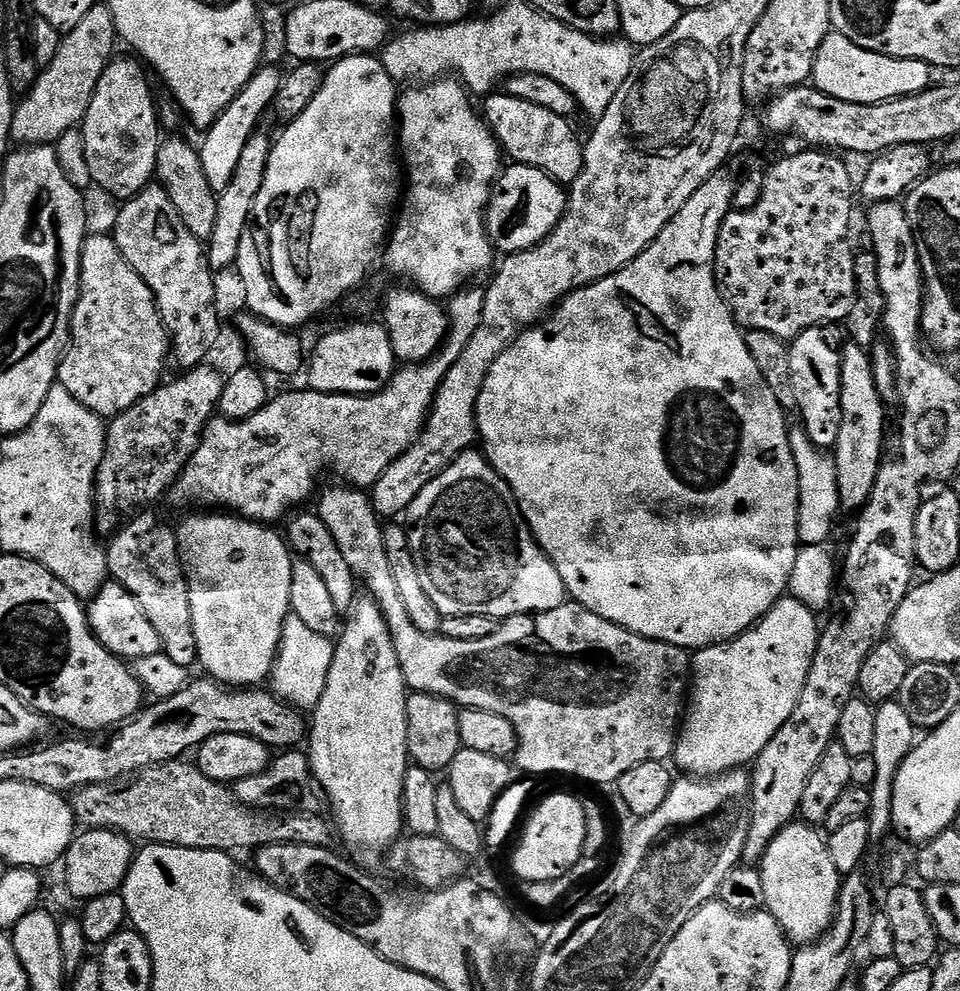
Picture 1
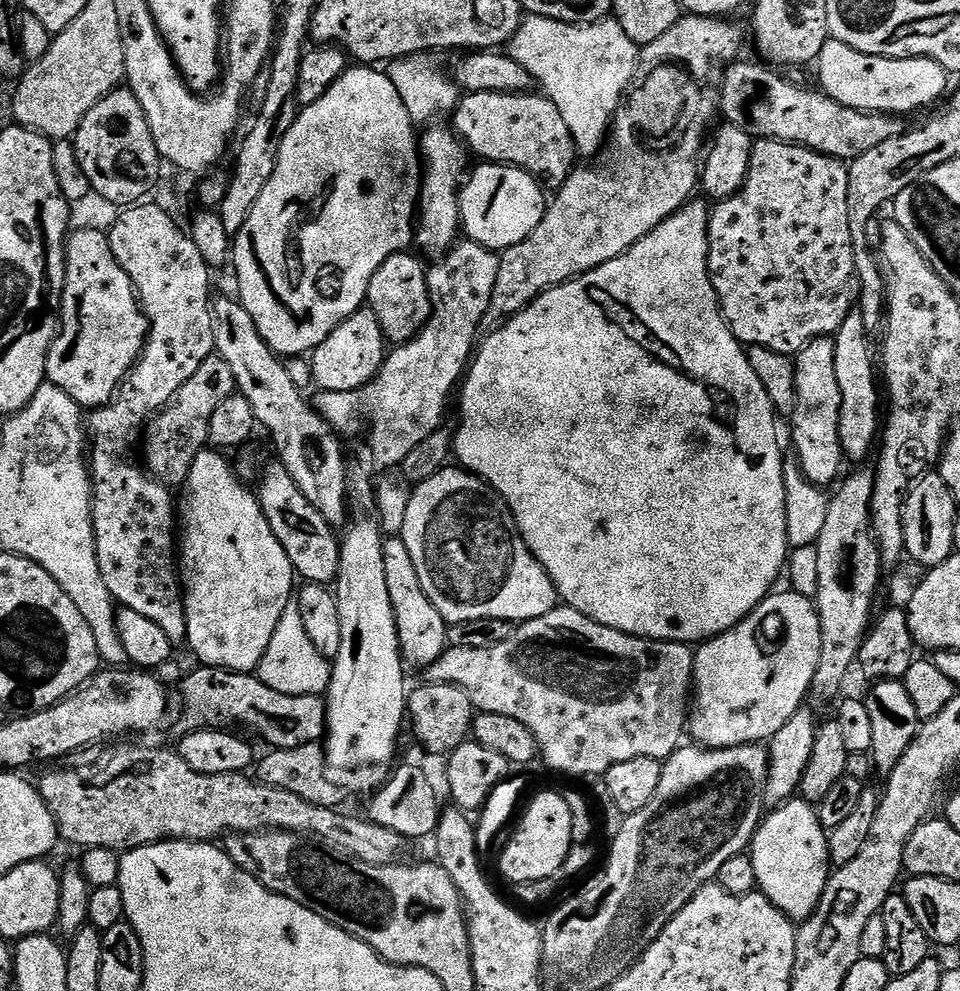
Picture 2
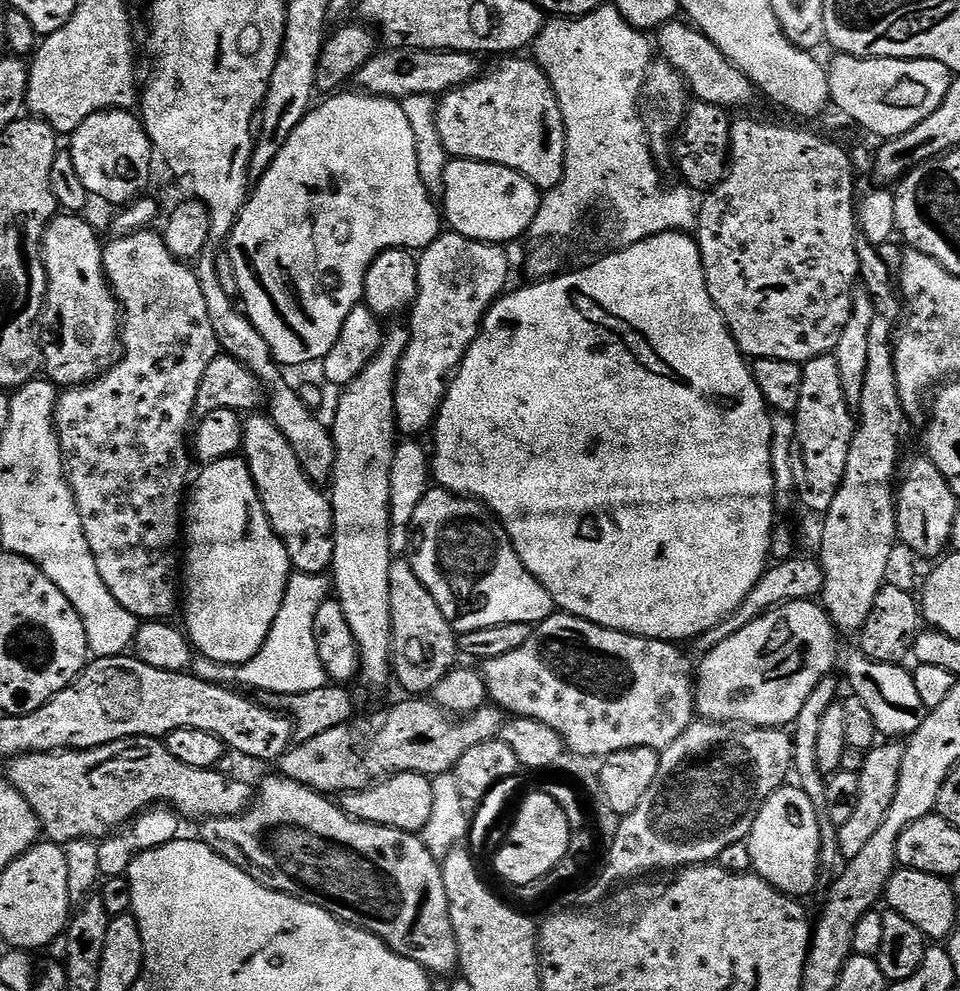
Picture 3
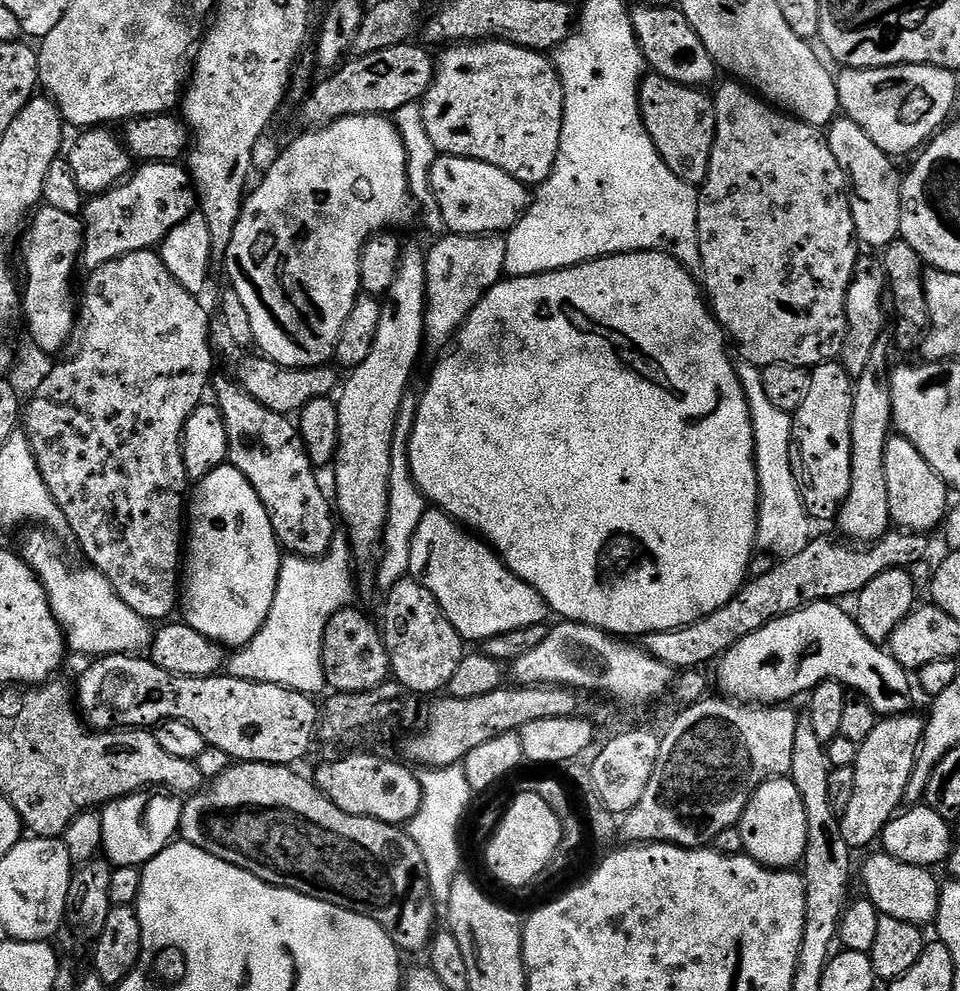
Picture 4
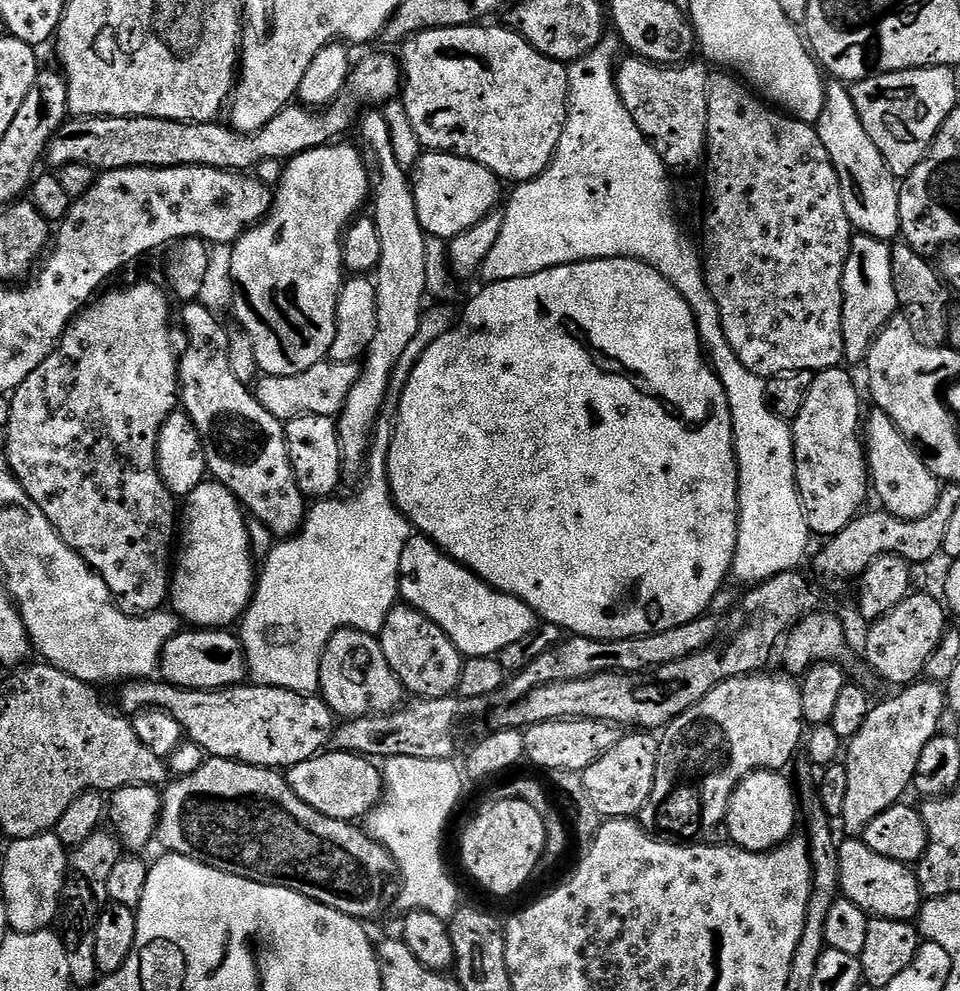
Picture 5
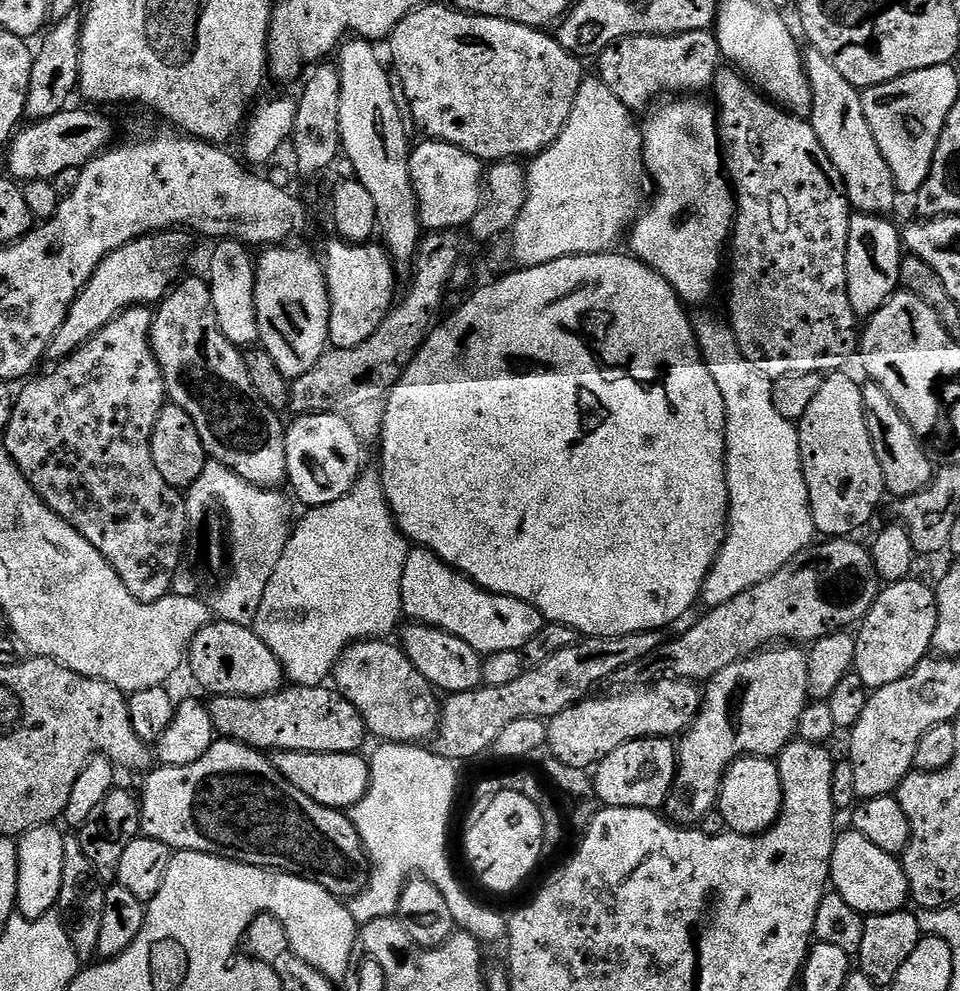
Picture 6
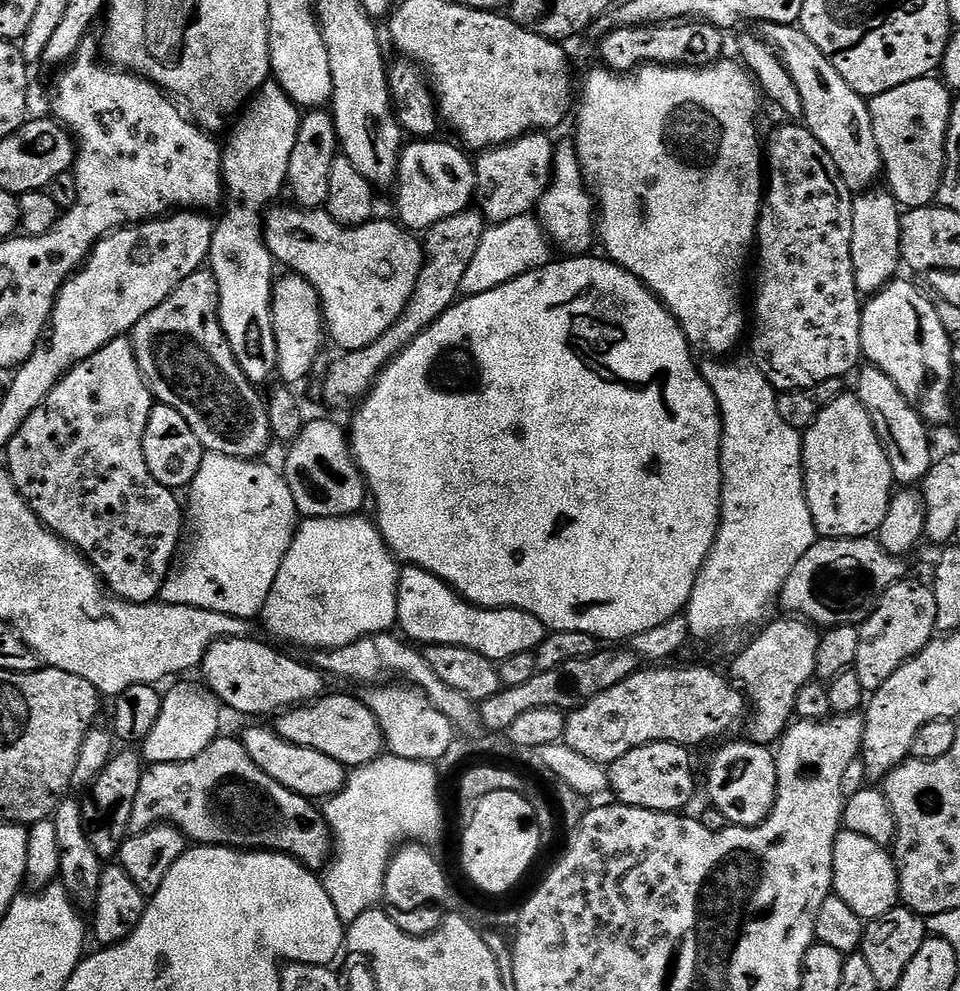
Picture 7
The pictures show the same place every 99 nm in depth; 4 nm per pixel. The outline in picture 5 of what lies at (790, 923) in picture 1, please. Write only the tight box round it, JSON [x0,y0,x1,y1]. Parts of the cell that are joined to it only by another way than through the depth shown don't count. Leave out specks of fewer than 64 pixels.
[726,770,796,852]

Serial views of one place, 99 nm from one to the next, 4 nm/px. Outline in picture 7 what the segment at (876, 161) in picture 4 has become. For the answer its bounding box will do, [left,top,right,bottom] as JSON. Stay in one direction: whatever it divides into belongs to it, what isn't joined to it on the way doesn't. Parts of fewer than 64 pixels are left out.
[762,24,884,194]

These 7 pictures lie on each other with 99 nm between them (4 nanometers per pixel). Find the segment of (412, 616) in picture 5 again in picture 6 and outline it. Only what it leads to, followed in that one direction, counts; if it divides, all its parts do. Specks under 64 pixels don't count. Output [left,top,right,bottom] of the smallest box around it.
[399,622,484,695]

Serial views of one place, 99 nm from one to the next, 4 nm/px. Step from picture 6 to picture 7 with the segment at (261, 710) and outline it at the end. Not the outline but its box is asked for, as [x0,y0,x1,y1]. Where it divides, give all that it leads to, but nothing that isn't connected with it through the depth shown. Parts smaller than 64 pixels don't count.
[274,695,386,770]

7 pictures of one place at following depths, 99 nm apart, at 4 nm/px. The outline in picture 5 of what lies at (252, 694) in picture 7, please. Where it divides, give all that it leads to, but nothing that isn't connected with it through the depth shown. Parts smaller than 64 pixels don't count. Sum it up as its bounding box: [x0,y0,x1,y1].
[160,627,249,688]

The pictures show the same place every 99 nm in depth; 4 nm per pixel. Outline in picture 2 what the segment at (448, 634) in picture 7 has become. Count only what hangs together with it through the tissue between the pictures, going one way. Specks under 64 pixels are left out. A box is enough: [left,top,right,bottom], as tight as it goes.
[398,466,557,625]

